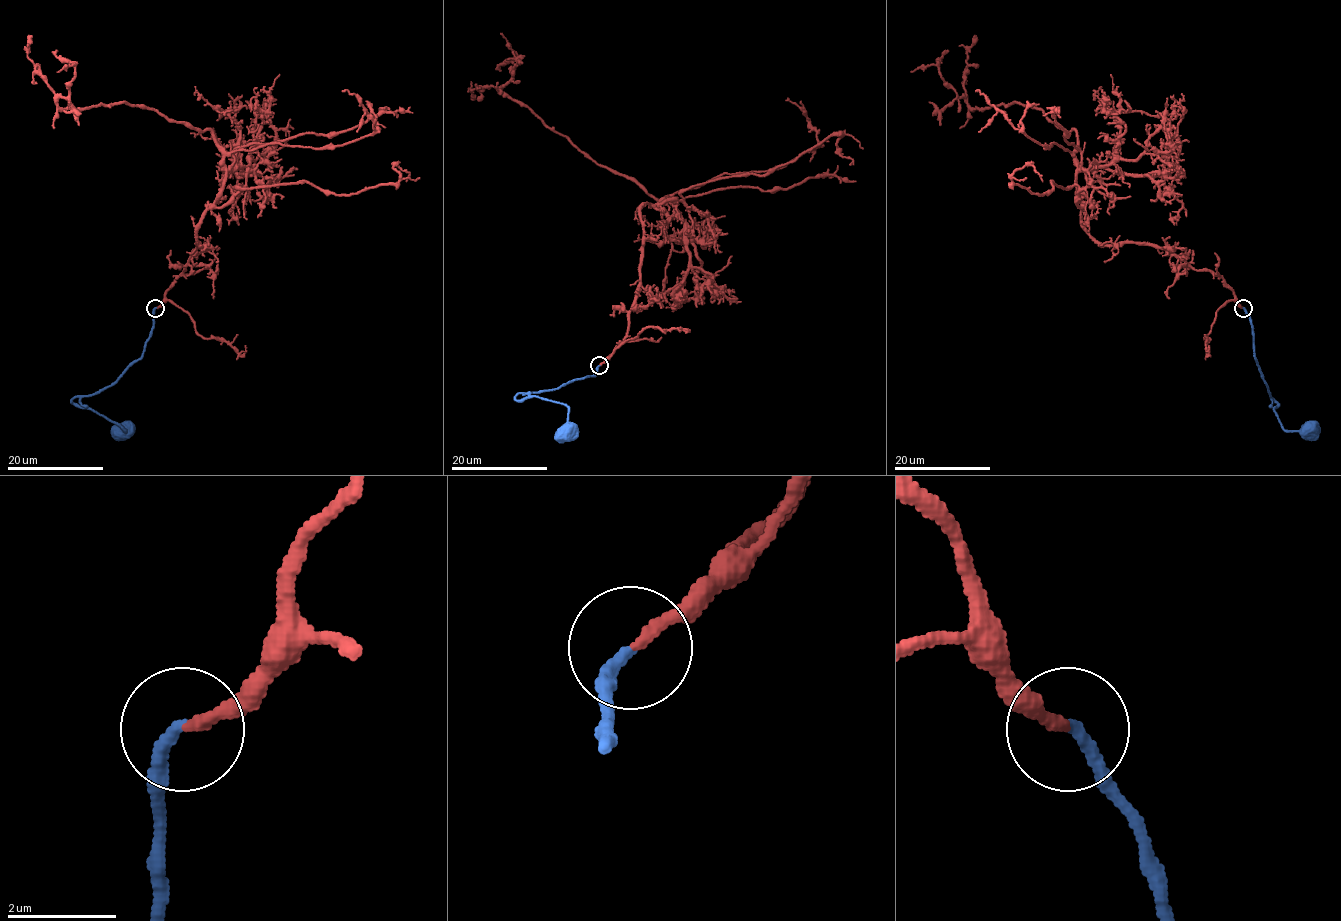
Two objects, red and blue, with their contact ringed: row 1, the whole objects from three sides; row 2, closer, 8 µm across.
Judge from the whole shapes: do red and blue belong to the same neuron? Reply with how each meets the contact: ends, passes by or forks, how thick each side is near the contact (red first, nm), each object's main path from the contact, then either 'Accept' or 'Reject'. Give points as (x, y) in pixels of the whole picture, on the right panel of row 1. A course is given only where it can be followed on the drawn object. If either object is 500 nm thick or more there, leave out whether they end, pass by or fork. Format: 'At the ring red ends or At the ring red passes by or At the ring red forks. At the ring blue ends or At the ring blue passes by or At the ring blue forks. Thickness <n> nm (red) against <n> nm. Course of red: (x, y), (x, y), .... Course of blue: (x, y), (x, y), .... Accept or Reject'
At the ring red ends. At the ring blue ends. Thickness 200 nm (red) against 240 nm. Course of red: (1242, 308), (1164, 250), (1095, 240), (1075, 130), (1014, 102), (972, 108), (937, 66), (910, 72). Course of blue: (1242, 308), (1250, 318), (1253, 334), (1253, 356), (1280, 425), (1286, 431), (1309, 432). Accept

